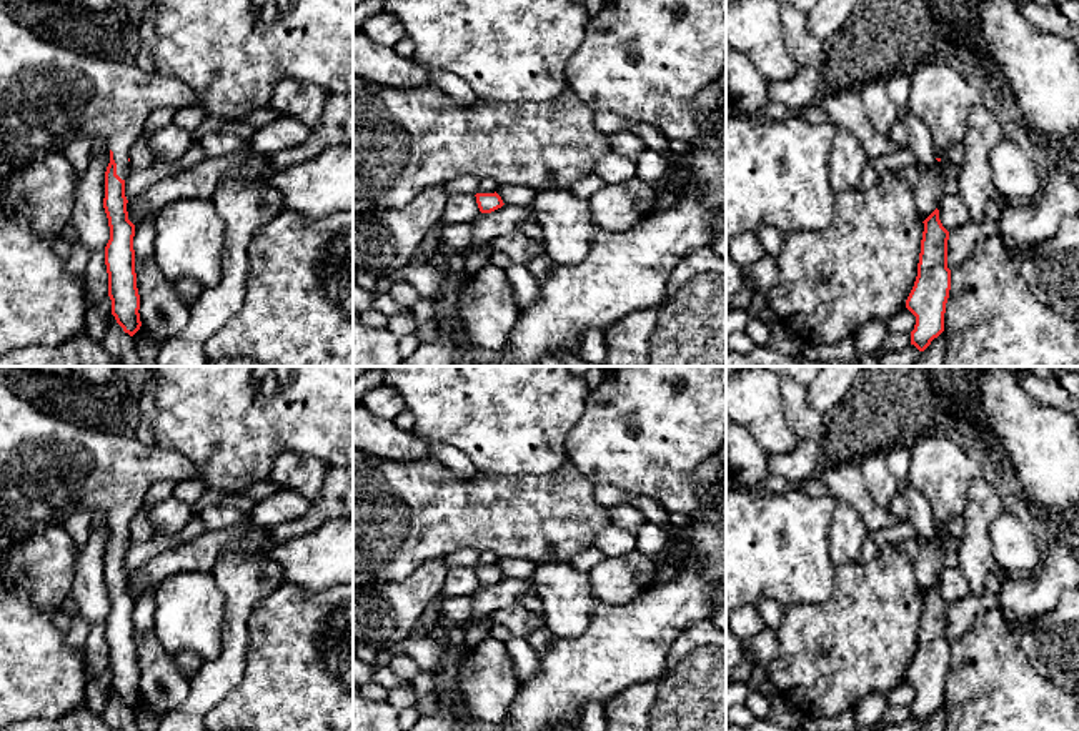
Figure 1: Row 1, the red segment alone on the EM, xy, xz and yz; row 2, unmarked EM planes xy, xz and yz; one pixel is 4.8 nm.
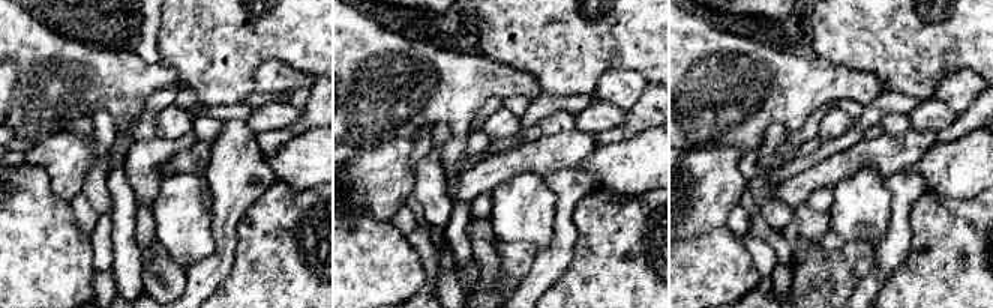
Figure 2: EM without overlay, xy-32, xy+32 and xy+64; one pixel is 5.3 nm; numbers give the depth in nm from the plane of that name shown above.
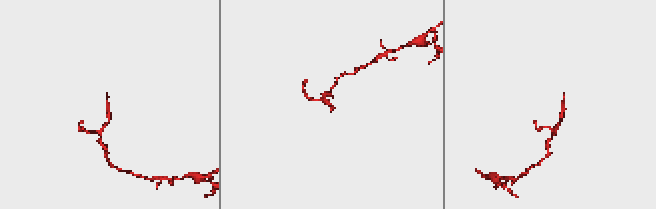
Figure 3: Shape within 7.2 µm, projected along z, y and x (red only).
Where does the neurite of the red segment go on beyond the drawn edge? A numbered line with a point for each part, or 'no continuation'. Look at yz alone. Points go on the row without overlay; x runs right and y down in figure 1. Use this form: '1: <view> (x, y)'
no continuation

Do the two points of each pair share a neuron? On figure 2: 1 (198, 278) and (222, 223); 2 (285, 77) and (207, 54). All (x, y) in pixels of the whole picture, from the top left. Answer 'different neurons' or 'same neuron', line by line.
1: same neuron
2: different neurons

